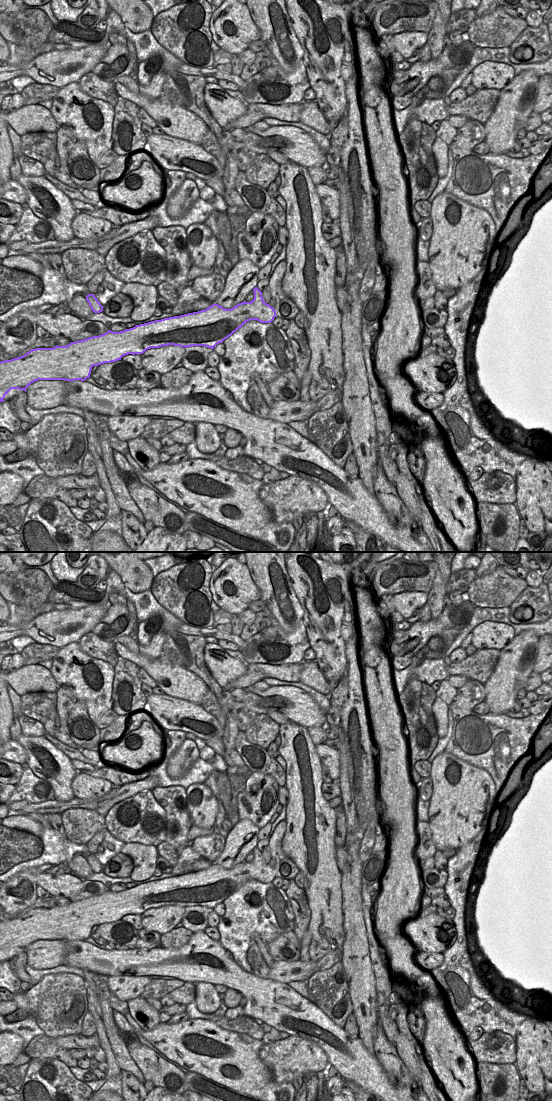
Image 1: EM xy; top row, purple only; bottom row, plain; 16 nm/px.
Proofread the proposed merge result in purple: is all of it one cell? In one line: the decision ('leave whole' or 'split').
leave whole

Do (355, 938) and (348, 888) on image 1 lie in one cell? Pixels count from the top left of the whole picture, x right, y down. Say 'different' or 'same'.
same

